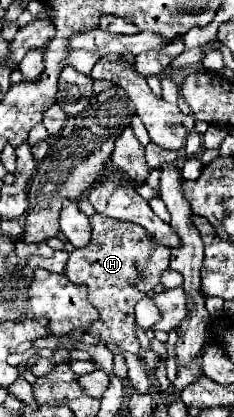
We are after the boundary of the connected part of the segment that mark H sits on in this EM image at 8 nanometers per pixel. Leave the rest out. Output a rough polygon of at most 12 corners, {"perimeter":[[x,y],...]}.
{"perimeter":[[90,217],[64,275],[100,313],[88,333],[138,353],[134,307],[170,249],[140,225]]}

